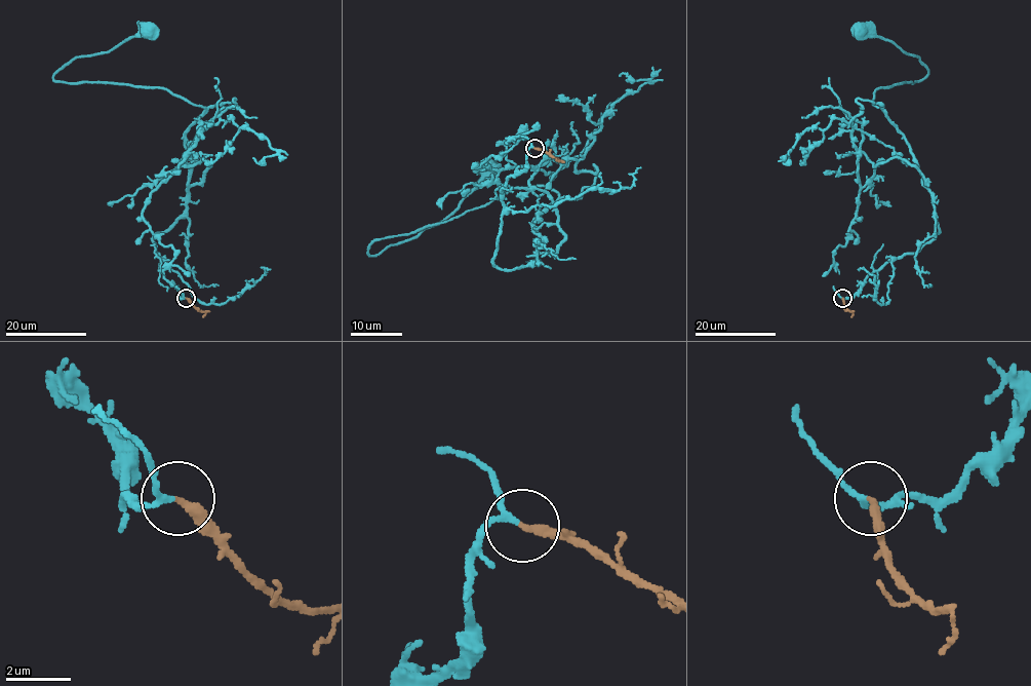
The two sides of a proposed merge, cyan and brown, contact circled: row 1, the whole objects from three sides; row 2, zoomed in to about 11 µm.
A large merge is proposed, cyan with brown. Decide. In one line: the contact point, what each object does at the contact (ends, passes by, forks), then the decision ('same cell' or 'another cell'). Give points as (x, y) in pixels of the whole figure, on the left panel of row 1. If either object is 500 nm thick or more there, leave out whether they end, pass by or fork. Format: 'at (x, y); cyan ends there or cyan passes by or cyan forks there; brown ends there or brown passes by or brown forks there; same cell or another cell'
at (186, 298); cyan passes by; brown ends there; same cell

